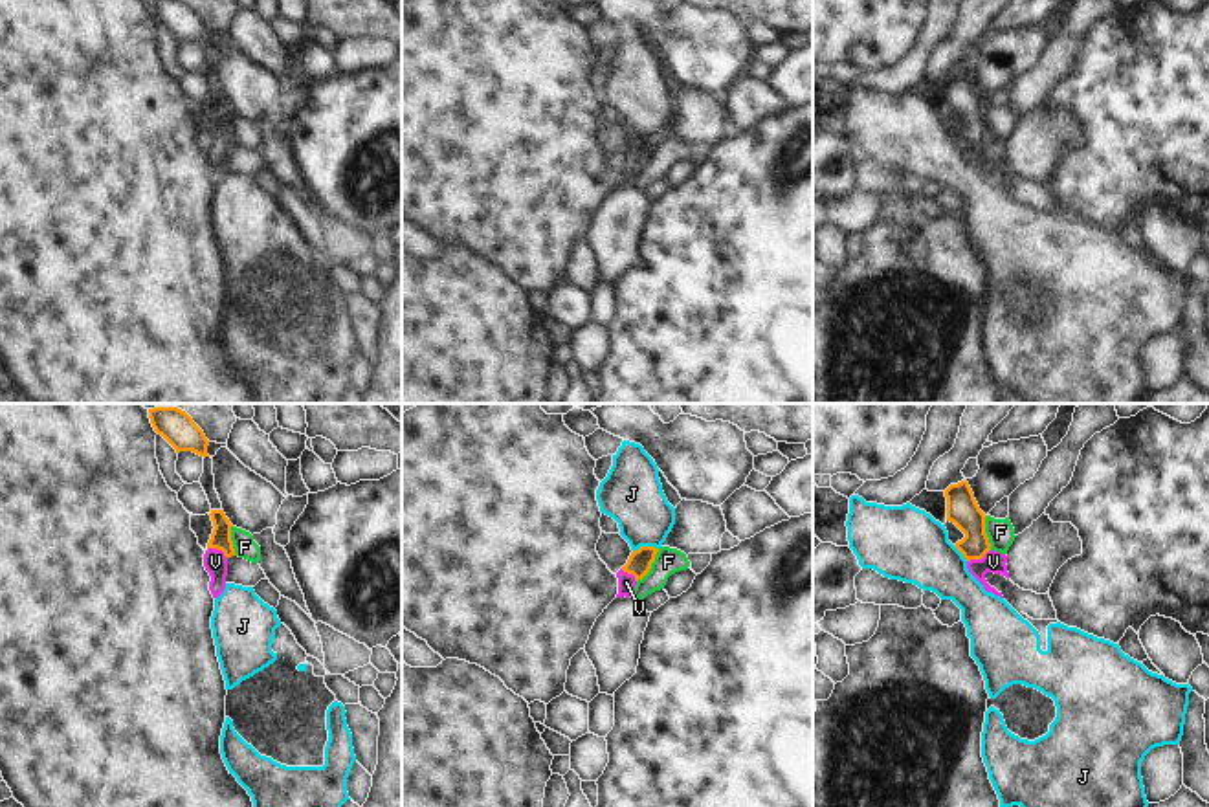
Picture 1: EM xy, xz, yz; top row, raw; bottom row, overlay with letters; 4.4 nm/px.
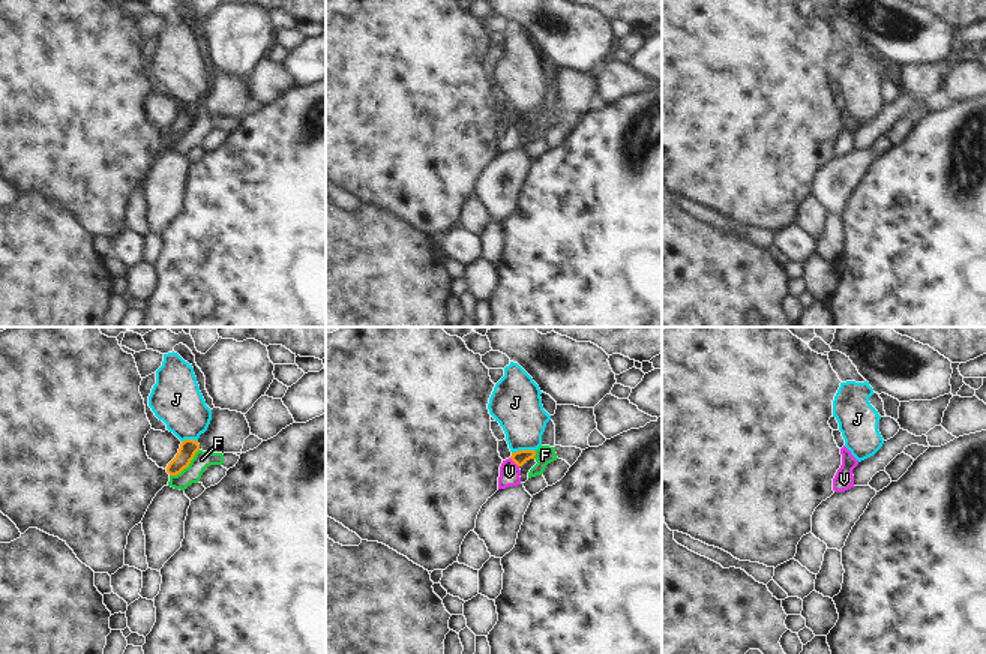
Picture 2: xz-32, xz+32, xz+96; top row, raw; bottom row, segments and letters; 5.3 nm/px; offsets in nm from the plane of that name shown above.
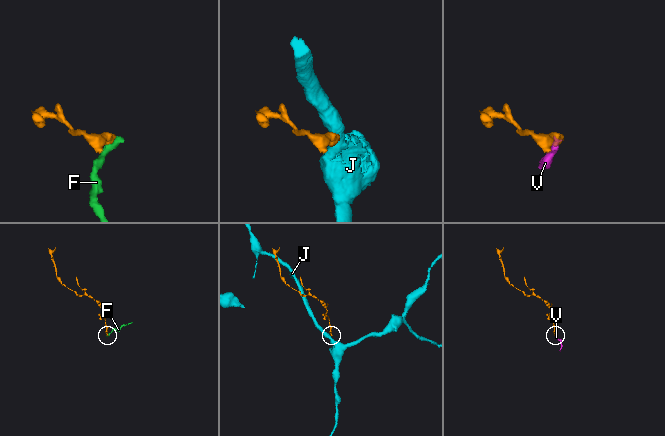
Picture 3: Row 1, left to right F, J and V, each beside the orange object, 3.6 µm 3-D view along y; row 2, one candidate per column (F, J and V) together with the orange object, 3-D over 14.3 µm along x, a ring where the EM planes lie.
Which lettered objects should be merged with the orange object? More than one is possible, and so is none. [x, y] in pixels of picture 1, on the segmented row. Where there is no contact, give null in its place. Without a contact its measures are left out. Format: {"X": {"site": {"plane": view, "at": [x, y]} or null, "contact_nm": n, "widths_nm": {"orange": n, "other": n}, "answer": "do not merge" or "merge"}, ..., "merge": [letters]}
{"F": {"site": {"plane": "xz", "at": [650, 565]}, "contact_nm": 180, "widths_nm": {"orange": 110, "other": 120}, "answer": "do not merge"}, "J": {"site": {"plane": "xz", "at": [644, 547]}, "contact_nm": 110, "widths_nm": {"orange": 110, "other": 280}, "answer": "do not merge"}, "V": {"site": {"plane": "yz", "at": [978, 558]}, "contact_nm": 120, "widths_nm": {"orange": 140, "other": 100}, "answer": "merge"}, "merge": ["V"]}

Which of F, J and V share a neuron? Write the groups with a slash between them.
F / J / V

